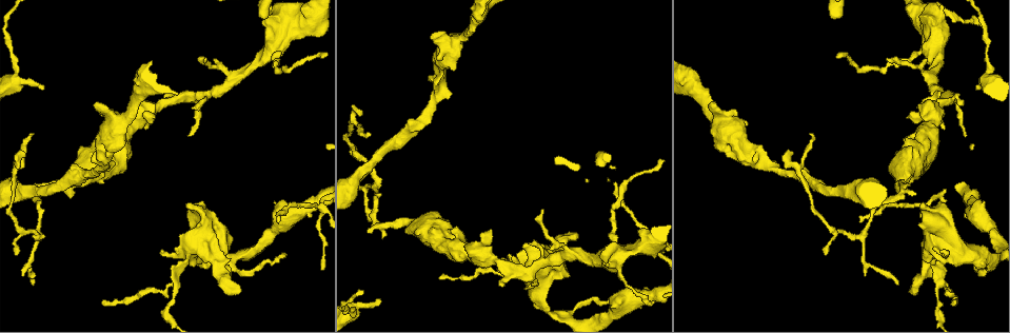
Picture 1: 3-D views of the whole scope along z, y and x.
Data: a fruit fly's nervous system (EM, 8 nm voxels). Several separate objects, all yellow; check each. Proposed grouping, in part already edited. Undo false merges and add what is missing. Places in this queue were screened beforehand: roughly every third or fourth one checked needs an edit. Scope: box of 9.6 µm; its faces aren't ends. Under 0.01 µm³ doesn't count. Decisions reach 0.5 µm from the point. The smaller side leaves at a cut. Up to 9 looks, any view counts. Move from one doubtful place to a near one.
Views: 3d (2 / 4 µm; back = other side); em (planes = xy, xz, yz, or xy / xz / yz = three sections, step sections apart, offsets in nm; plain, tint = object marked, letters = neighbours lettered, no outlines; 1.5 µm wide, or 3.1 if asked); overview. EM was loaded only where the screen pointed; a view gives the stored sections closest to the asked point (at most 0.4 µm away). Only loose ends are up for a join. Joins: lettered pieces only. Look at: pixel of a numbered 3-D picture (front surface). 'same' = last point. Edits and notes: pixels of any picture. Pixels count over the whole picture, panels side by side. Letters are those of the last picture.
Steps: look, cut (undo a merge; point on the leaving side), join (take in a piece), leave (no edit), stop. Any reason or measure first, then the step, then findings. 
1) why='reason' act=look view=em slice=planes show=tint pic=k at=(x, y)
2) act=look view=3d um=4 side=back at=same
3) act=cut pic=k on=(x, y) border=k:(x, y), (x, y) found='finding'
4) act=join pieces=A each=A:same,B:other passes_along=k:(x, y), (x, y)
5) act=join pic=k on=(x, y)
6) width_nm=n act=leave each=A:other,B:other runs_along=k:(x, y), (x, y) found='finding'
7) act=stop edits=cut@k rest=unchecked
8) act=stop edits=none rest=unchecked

why='free end' act=look view=3d um=2 pic=1 at=(824, 252)

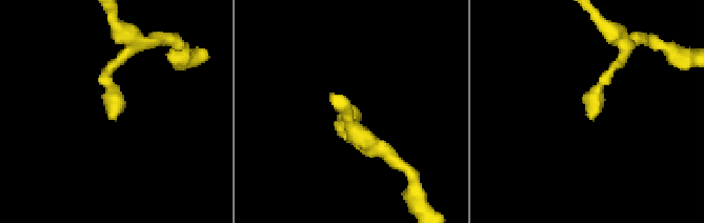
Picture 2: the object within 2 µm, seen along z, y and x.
why='shape alone is not enough' act=look view=em slice=planes show=letters pic=2 at=(107, 115)

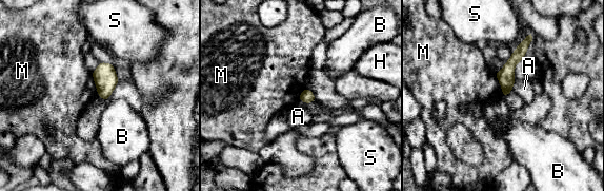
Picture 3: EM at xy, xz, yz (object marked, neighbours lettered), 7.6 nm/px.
act=leave each=A:other,B:other,H:other,M:other,S:other found='no lettered piece goes on from it'

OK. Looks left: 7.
why='tapers out' act=look view=3d um=4 pic=1 at=(32, 133)

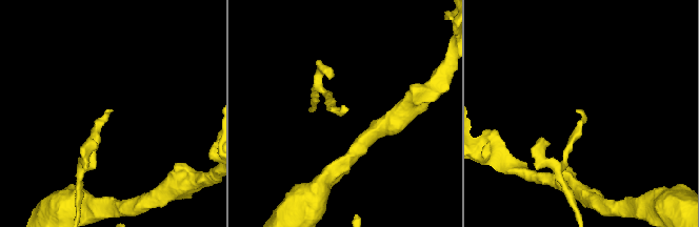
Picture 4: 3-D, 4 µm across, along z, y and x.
act=look view=em slice=planes show=letters pic=4 at=(580, 109)

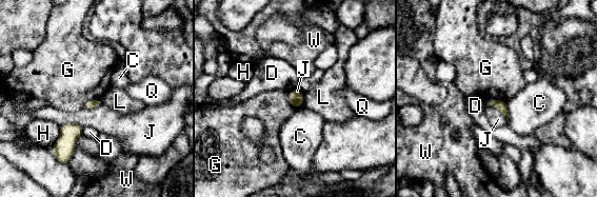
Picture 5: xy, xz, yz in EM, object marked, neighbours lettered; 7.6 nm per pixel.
longest_contact=H:190nm act=leave each=C:other,D:other,G:other,H:other,J:other,L:other,Q:other,W:other border=5:(289, 91), (289, 101), (301, 105) found='no lettered piece goes on from it'

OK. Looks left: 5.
why='an open end' act=look view=3d um=4 pic=1 at=(511, 257)

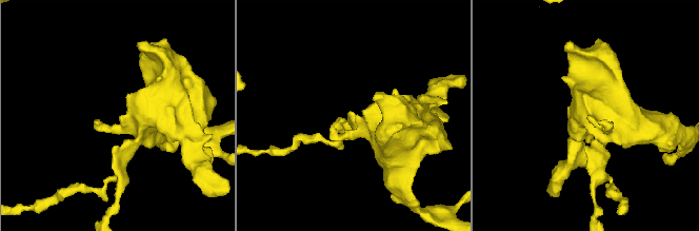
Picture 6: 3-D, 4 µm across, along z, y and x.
act=look view=em slice=planes show=letters pic=6 at=(121, 115)

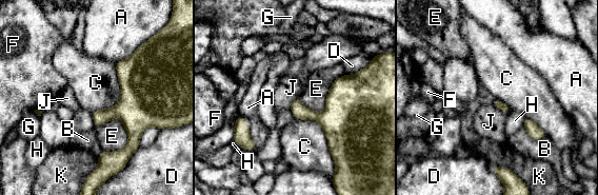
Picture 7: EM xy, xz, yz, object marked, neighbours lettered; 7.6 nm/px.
act=leave each=A:other,B:other,C:other,D:other,E:other,F:other,G:other,H:other,J:other,K:other border=7:(115, 64), (120, 97), (92, 113) found='no lettered piece goes on from it'

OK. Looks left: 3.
why='three arms meet' act=look view=em slice=planes show=plain pic=1 at=(988, 262)

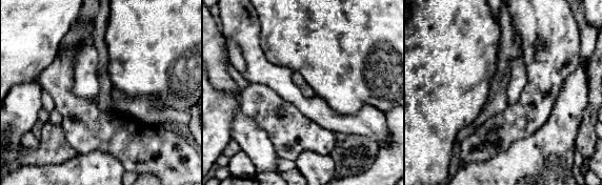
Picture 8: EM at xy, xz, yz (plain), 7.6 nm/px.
why='where the object lies' act=look view=em slice=planes show=tint at=same

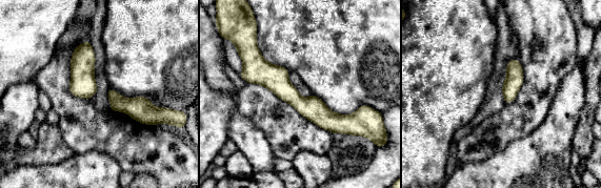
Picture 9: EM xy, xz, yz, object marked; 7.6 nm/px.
why='what lies round it' act=look view=em slice=planes show=letters at=same

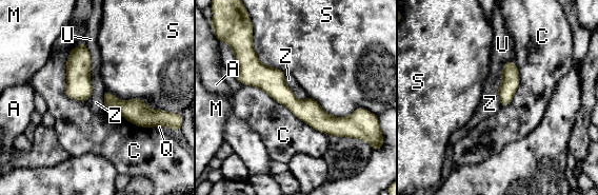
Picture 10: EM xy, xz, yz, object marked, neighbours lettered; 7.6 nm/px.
act=leave each=A:other,C:other,M:other,Q:other,S:other,U:other,Z:other border=10:(284, 74), (285, 84), (304, 99) found='one cell here'

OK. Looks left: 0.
act=stop edits=none rest=unchecked

